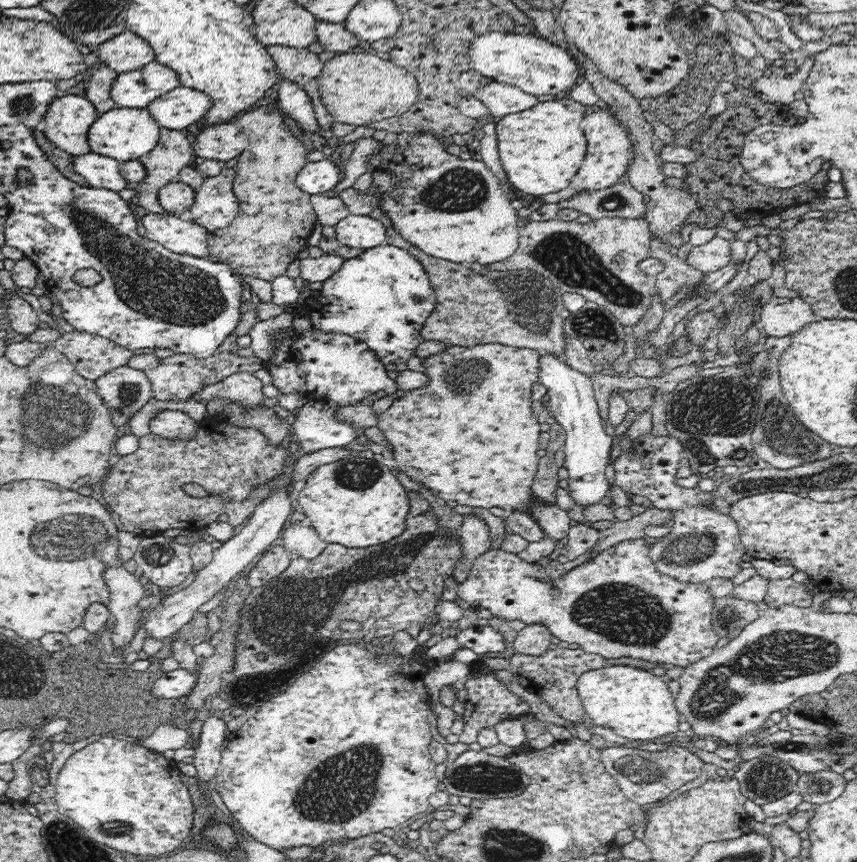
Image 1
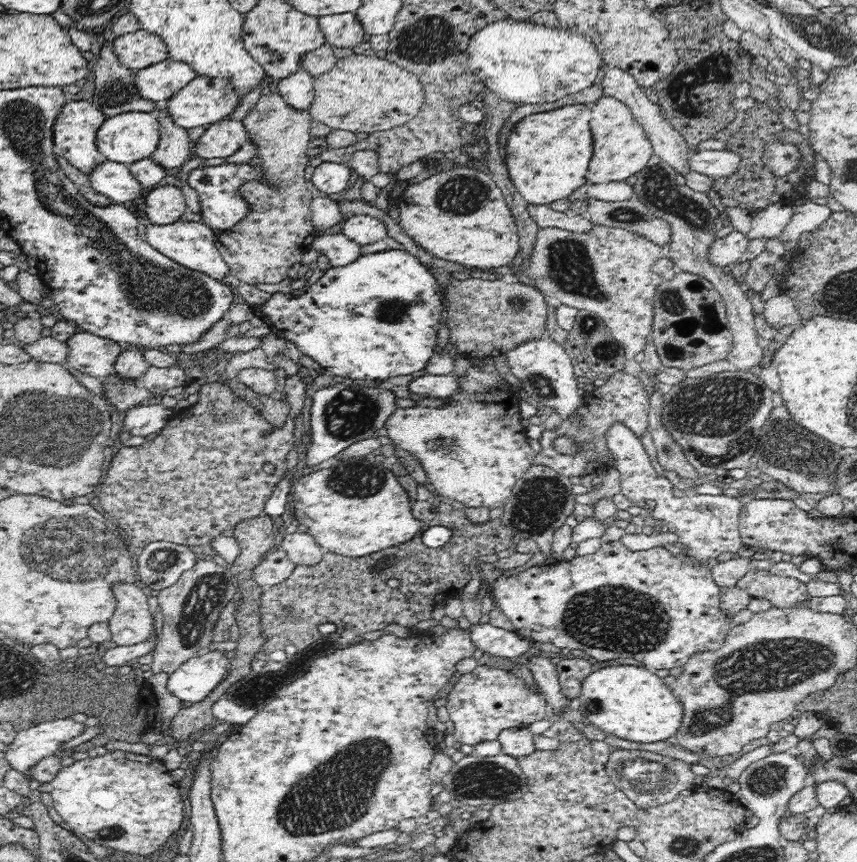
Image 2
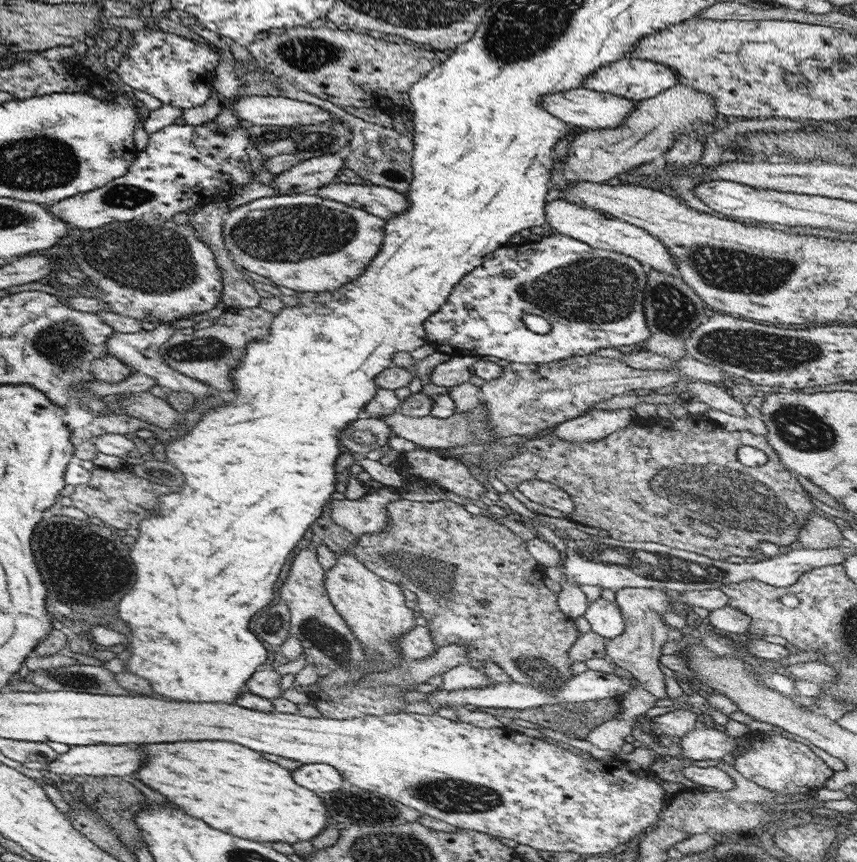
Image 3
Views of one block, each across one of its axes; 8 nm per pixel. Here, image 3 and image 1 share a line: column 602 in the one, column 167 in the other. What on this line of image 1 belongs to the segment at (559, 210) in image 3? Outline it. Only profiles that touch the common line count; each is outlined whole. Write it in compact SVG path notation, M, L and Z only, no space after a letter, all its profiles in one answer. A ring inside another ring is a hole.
M147 213L141 218L142 226L146 229L145 238L159 242L170 252L179 255L188 255L196 258L212 260L211 250L207 240L209 230L196 224L193 220L181 220L177 215L167 215L158 213Z

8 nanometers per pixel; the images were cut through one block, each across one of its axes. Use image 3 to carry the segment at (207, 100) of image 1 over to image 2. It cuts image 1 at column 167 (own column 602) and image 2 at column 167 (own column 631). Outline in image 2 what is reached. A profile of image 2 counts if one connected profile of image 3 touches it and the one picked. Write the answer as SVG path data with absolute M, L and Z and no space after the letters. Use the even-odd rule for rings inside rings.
M197 75L188 86L181 88L168 100L166 108L176 125L185 129L200 128L200 126L208 126L226 119L240 106L242 97L240 91L228 79Z

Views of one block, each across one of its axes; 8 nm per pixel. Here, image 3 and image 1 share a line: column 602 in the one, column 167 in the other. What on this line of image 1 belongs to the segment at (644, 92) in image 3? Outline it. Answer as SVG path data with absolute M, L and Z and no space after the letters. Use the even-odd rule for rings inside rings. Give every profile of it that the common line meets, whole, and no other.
M155 61L130 72L118 73L110 96L118 107L142 109L180 85L174 70Z

